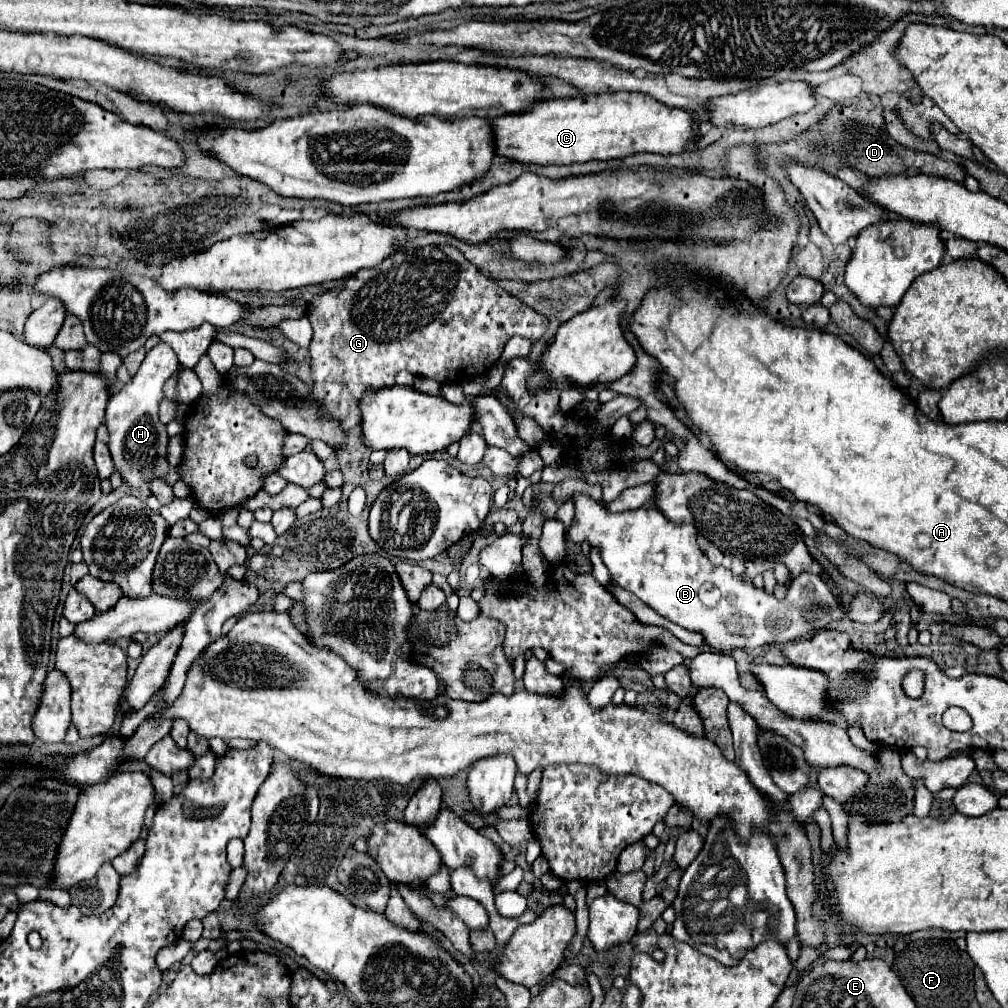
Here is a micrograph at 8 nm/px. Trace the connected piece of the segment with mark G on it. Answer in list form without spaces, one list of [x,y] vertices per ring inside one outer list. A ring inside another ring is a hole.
[[[426,245],[406,253],[394,253],[382,265],[358,271],[354,277],[316,295],[308,305],[308,319],[314,329],[310,343],[314,395],[340,421],[342,429],[358,425],[362,417],[358,413],[358,401],[362,401],[362,395],[368,389],[394,385],[394,377],[402,369],[438,383],[464,383],[476,375],[486,375],[488,367],[500,359],[510,337],[520,335],[536,343],[548,327],[544,315],[498,287],[494,279],[486,277],[452,245]]]

